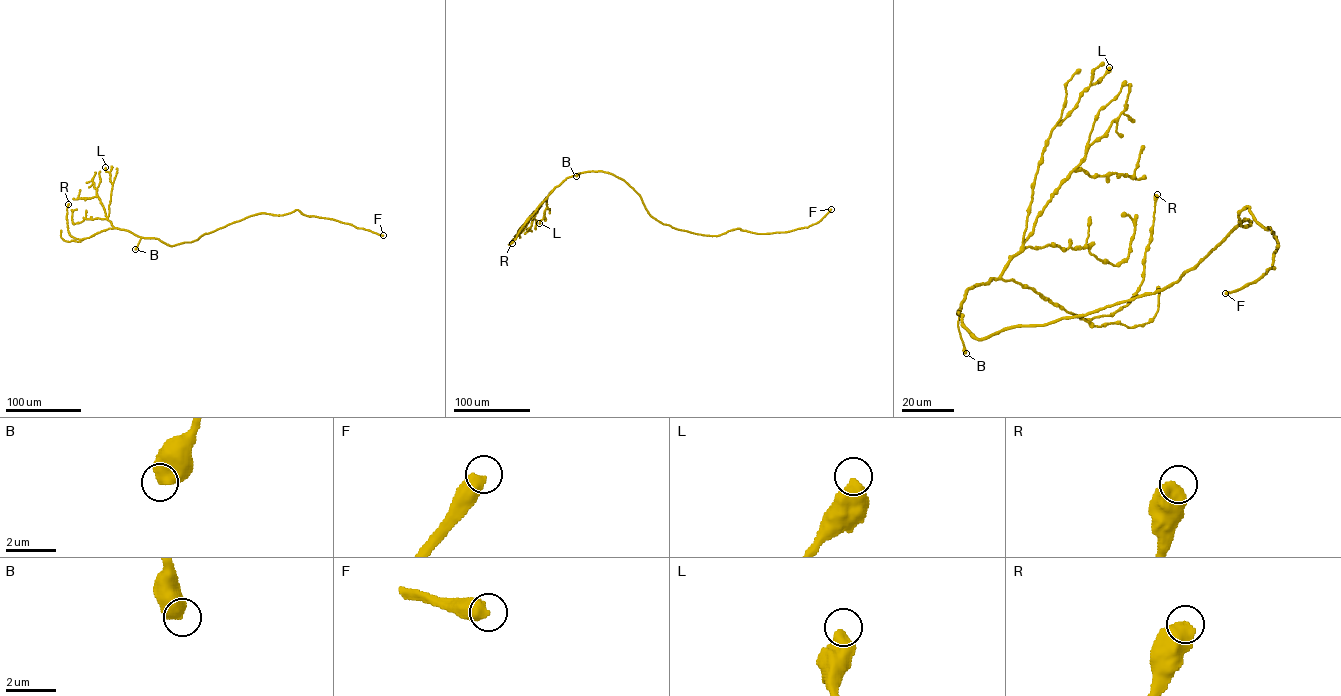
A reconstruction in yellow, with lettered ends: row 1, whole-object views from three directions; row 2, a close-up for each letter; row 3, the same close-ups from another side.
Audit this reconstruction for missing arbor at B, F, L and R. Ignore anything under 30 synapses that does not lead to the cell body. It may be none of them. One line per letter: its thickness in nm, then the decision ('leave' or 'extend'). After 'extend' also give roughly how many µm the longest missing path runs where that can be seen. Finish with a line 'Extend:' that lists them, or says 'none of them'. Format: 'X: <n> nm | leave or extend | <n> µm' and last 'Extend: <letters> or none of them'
B: 600 nm | leave
F: 600 nm | extend | 200 µm
L: 600 nm | leave
R: 750 nm | leave
Extend: F

